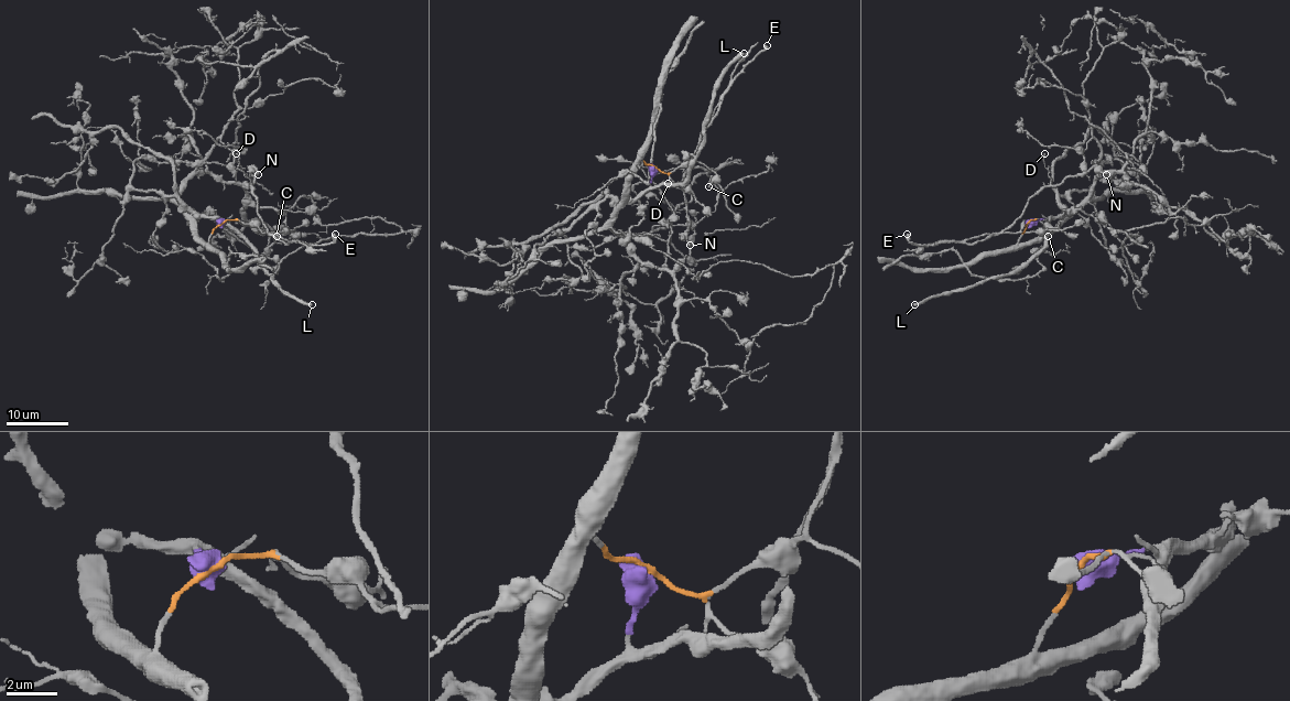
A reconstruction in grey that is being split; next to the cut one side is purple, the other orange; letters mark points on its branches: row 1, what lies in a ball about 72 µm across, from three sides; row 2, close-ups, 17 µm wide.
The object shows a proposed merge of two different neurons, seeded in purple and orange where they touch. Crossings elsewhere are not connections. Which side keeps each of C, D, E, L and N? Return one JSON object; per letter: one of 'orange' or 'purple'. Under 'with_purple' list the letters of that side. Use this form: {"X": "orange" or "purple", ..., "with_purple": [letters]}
{"C": "orange", "D": "orange", "E": "orange", "L": "purple", "N": "orange", "with_purple": ["L"]}

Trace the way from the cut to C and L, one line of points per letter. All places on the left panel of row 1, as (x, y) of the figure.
C: (223, 222), (239, 220), (270, 233), (284, 232), (277, 236)
L: (223, 222), (257, 252), (257, 259), (285, 293), (312, 305)

